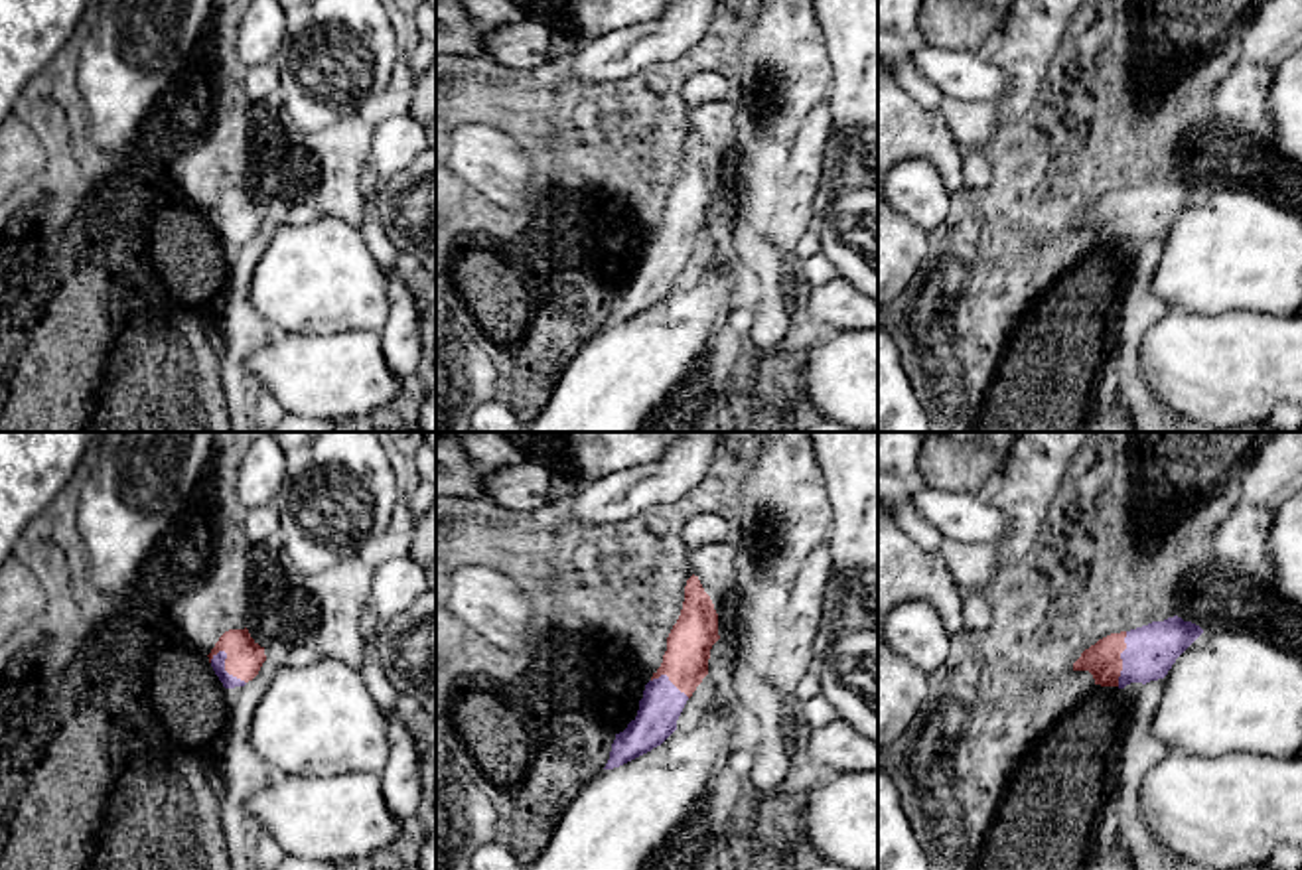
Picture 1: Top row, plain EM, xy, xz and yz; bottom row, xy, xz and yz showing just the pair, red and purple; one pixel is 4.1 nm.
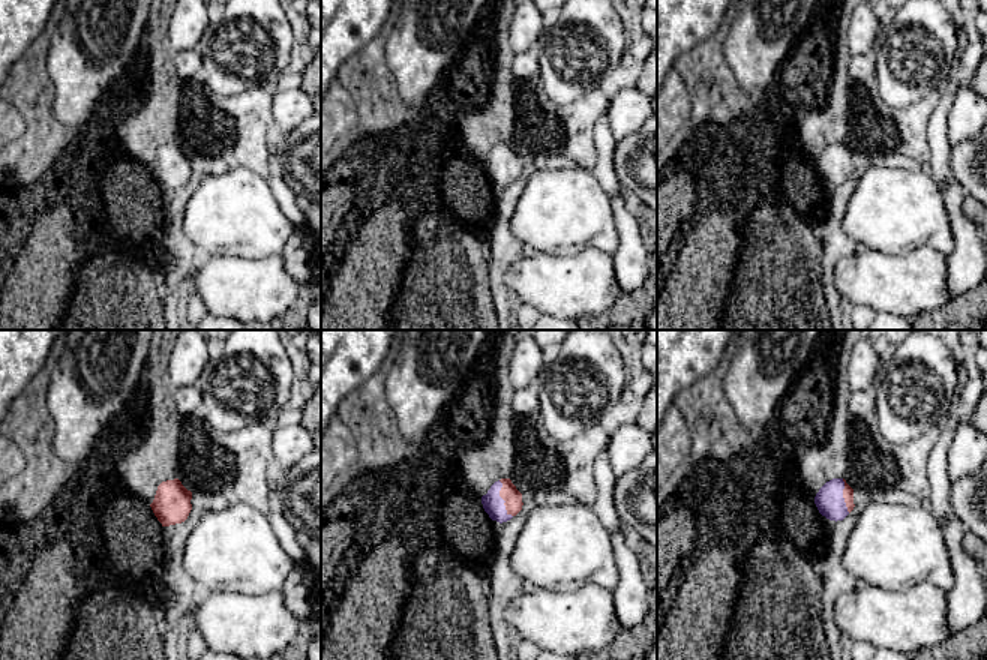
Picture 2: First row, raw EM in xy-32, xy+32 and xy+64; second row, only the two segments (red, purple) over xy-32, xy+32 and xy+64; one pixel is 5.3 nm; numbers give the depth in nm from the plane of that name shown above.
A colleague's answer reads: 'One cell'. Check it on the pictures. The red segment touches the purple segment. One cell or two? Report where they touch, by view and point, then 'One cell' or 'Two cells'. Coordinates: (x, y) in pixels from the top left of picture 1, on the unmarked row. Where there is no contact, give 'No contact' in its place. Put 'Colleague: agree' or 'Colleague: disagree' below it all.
Touches red at xy (225, 223). One cell
Colleague: agree

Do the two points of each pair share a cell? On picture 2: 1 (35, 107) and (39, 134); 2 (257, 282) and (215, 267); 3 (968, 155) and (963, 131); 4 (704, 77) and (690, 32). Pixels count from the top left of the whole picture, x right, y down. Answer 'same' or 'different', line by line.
1: same
2: same
3: different
4: different

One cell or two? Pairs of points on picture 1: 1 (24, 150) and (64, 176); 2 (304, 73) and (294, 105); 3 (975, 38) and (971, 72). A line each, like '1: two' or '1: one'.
1: two
2: one
3: two

